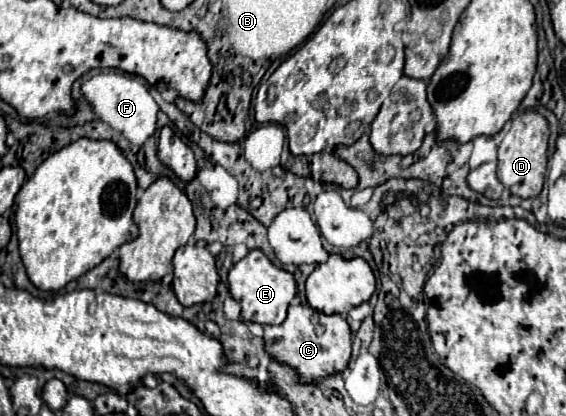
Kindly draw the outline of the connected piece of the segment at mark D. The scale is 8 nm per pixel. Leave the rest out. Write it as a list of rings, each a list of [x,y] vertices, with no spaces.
[[[523,111],[511,121],[511,129],[499,145],[499,181],[517,197],[531,199],[537,197],[543,189],[545,171],[547,171],[547,141],[549,141],[549,123],[537,111]]]

